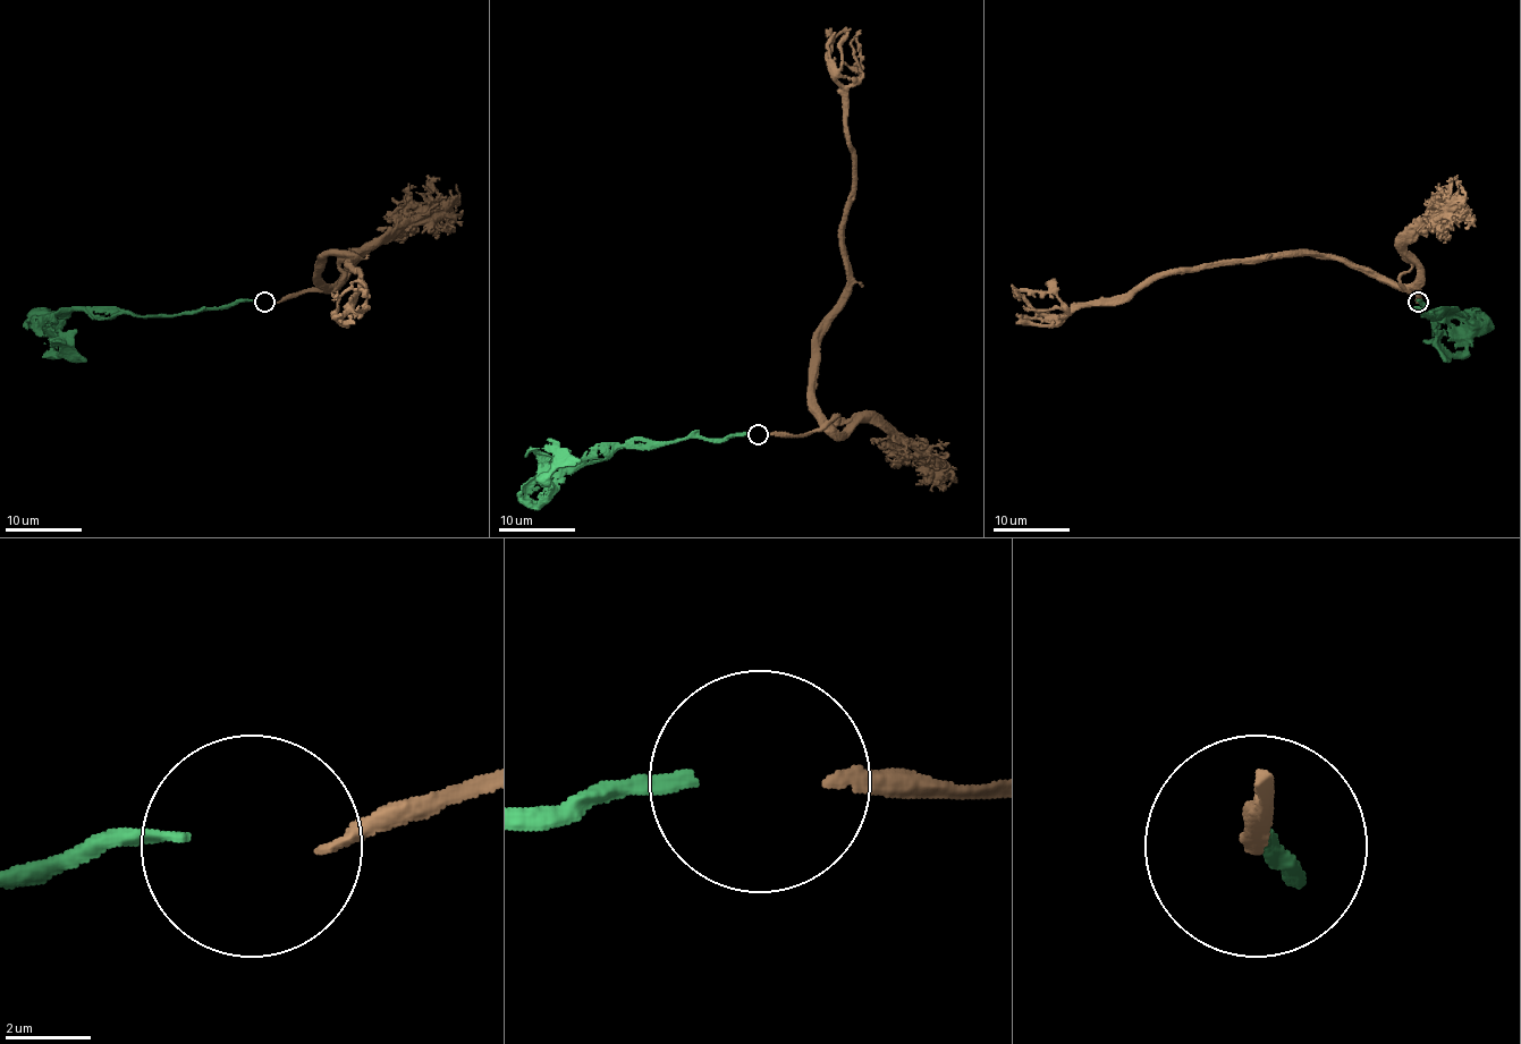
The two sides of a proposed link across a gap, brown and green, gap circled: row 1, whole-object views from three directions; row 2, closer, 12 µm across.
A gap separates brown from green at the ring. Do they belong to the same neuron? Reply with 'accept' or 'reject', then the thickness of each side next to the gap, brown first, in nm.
accept | 260/280 nm

